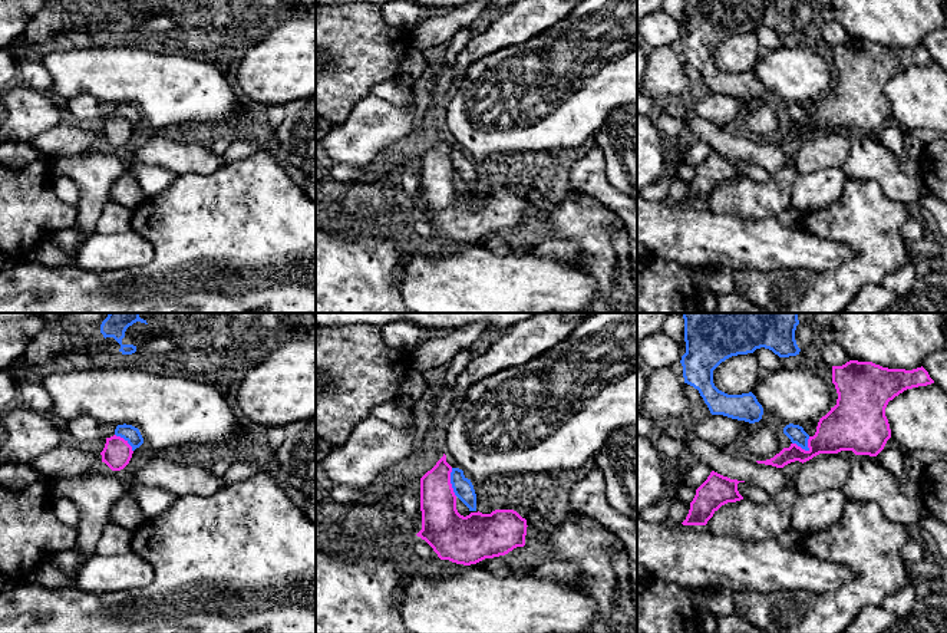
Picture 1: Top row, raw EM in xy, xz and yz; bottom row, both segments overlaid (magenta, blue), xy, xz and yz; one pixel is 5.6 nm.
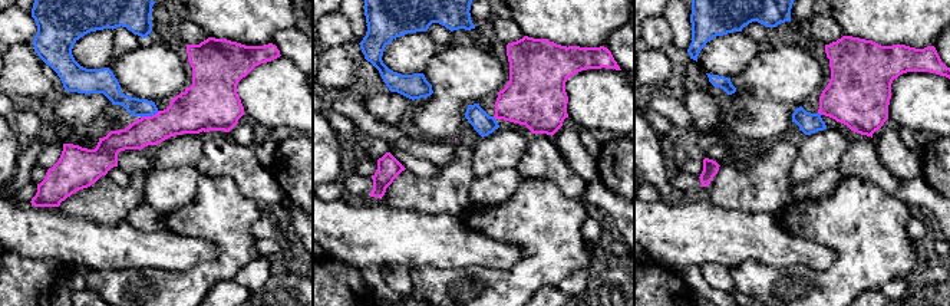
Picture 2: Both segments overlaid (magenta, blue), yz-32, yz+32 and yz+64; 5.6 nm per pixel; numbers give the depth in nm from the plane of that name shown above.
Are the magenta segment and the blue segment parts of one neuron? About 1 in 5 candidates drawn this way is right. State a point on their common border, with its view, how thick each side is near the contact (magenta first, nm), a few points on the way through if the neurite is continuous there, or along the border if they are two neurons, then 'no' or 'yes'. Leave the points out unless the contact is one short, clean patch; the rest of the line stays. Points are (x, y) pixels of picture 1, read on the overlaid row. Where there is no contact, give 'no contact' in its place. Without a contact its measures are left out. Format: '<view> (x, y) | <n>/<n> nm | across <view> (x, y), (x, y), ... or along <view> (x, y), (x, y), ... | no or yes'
yz (799, 447) | 240/90 nm | along yz (792, 442), (809, 449) | no

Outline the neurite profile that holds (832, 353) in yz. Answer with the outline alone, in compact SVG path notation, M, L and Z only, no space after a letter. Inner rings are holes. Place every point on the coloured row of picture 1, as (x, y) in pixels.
M819 343L815 347L815 355L822 357L831 367L842 366L852 360L849 355L838 343Z

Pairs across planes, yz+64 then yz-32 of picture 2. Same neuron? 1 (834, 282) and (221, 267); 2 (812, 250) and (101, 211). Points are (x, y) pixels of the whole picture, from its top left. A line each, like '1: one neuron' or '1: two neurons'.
1: one neuron
2: two neurons

